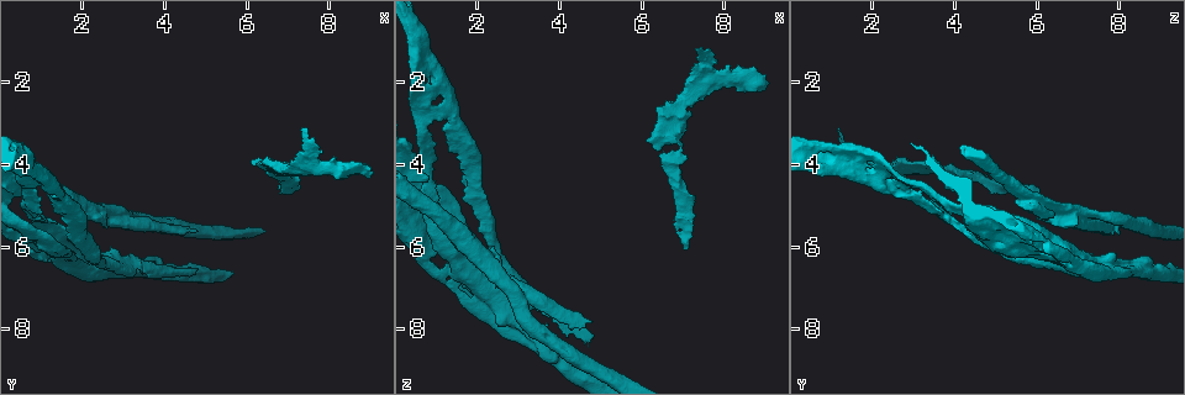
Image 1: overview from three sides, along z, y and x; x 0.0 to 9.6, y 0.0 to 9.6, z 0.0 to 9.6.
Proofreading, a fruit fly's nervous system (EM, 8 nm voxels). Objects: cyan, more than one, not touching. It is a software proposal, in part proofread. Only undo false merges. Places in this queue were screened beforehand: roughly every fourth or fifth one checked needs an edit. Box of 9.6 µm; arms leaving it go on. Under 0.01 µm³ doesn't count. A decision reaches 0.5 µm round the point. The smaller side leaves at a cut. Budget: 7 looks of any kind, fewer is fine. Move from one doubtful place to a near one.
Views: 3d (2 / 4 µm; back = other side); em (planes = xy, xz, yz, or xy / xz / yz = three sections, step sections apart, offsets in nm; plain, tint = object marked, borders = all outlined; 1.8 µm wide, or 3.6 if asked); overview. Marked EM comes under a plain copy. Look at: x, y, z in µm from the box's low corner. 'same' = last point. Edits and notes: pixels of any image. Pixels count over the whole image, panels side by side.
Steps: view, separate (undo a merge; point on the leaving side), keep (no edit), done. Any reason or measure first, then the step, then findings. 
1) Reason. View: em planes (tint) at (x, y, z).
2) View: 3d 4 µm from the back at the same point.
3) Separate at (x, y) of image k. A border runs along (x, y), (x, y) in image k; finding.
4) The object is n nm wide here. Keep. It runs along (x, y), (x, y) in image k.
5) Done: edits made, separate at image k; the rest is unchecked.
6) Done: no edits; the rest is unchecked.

Narrows sharply. View: em xy step 4 (tint) at (2.75, 5.15, 6.90).

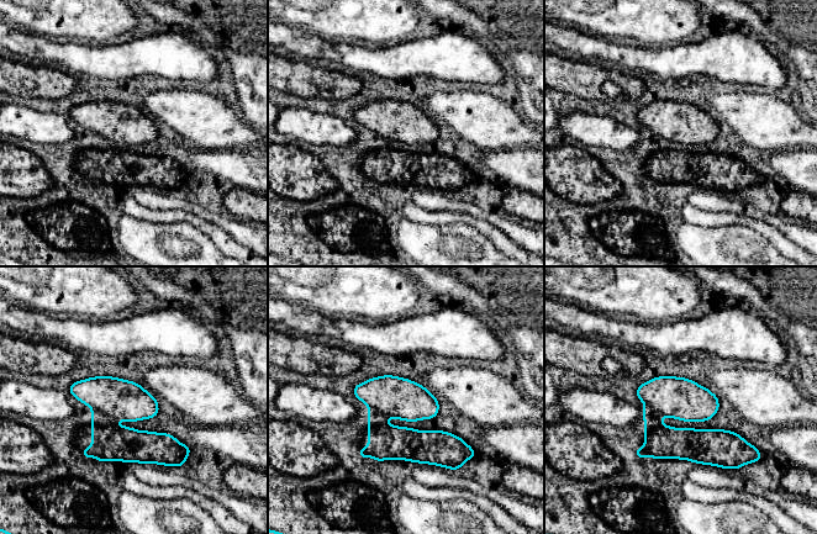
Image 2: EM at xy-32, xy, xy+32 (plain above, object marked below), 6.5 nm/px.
Another direction. View: em planes (tint) at the same point.

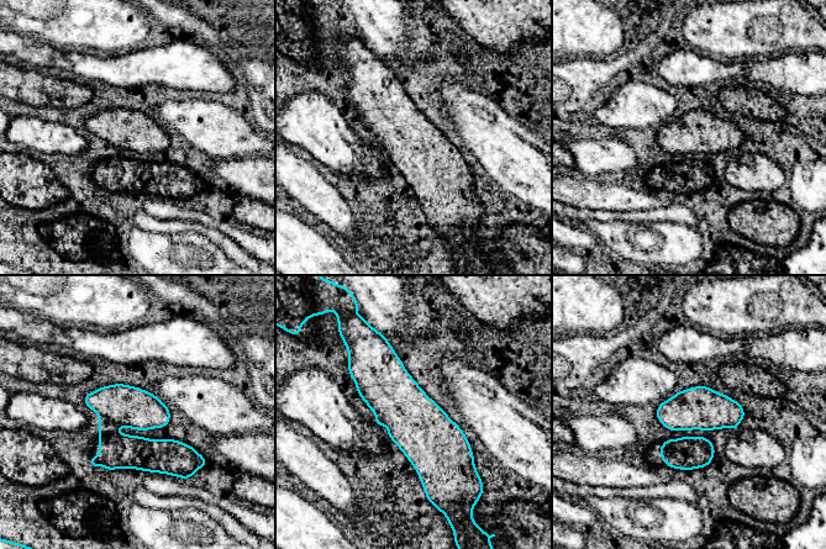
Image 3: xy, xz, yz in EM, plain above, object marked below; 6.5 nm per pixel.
The object is 300 nm wide here. Separate at (116, 450) of image 3. Two neurons meet here.

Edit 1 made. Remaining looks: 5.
Abrupt turn. View: 3d 2 µm at (0.70, 4.10, 1.25).

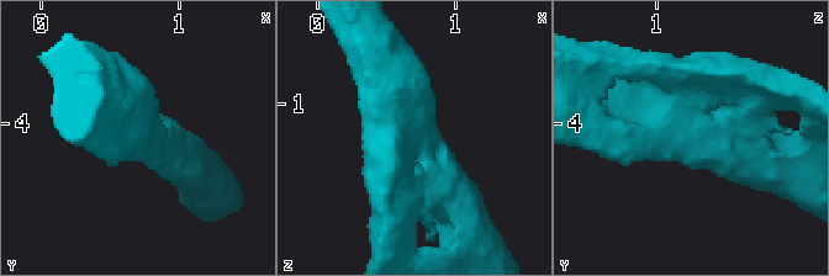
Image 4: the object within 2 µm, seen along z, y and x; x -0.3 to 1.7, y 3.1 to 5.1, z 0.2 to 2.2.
View: em planes (tint) at (0.74, 4.06, 1.20).

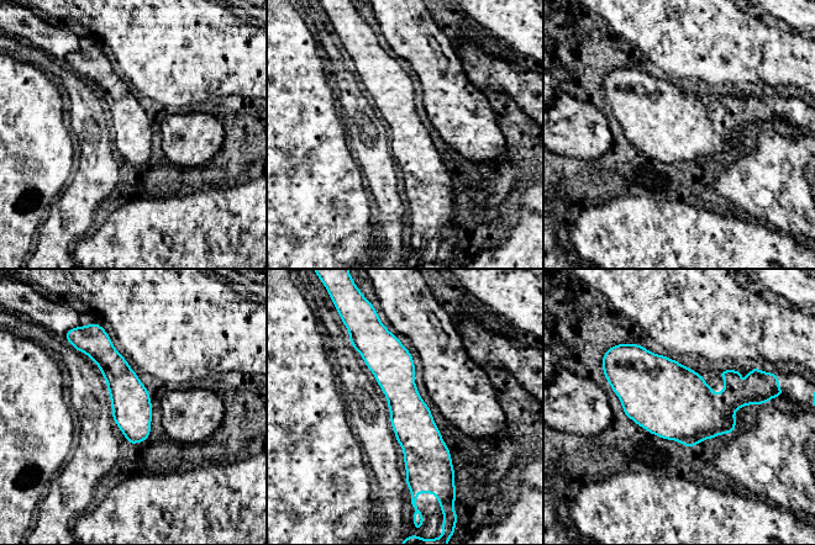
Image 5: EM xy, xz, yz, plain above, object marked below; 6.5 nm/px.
The object is 260 nm wide here. Keep. It runs along (387, 336), (414, 426), (411, 481) in image 5; continuous, no second neuron.

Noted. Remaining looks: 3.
Done: edits made, separate at image 3; the rest is unchecked.

